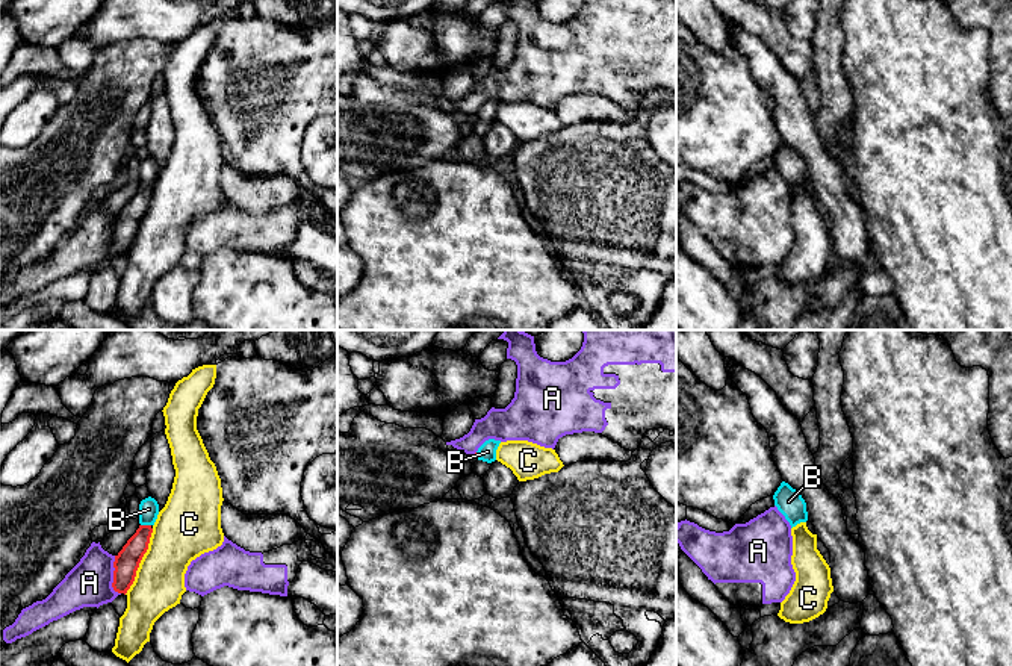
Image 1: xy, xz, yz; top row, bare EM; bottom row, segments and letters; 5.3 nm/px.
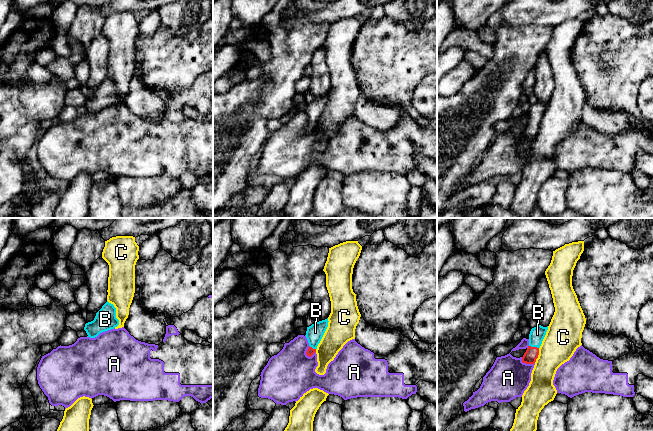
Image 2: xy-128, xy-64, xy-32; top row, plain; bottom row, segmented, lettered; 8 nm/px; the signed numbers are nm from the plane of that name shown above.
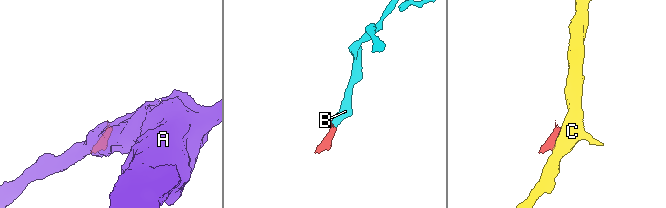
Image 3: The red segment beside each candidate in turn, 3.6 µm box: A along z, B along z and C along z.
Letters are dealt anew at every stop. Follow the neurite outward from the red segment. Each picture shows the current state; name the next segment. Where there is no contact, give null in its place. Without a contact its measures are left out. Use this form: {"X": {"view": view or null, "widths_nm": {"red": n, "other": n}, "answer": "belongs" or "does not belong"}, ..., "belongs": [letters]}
{"A": {"view": "xy", "widths_nm": {"red": 130, "other": 240}, "answer": "does not belong"}, "B": {"view": "xy", "widths_nm": {"red": 130, "other": 110}, "answer": "belongs"}, "C": {"view": "xy", "widths_nm": {"red": 130, "other": 300}, "answer": "does not belong"}, "belongs": ["B"]}

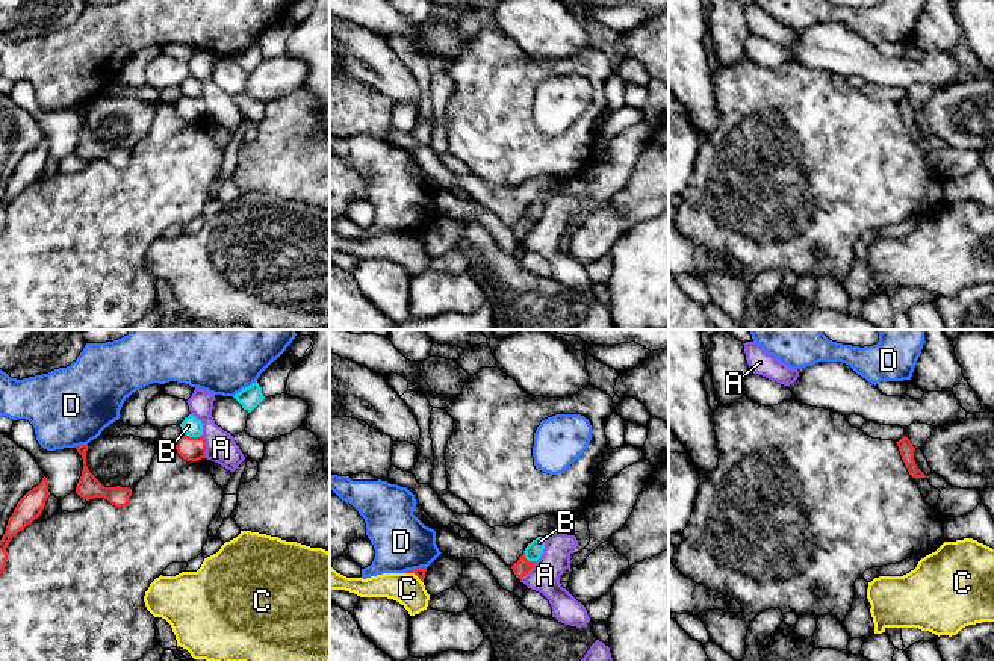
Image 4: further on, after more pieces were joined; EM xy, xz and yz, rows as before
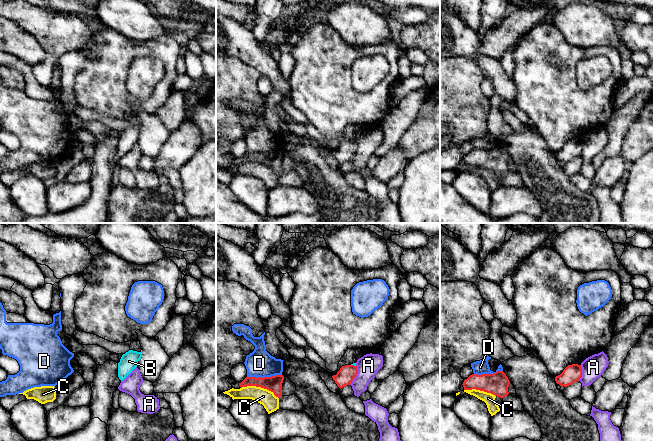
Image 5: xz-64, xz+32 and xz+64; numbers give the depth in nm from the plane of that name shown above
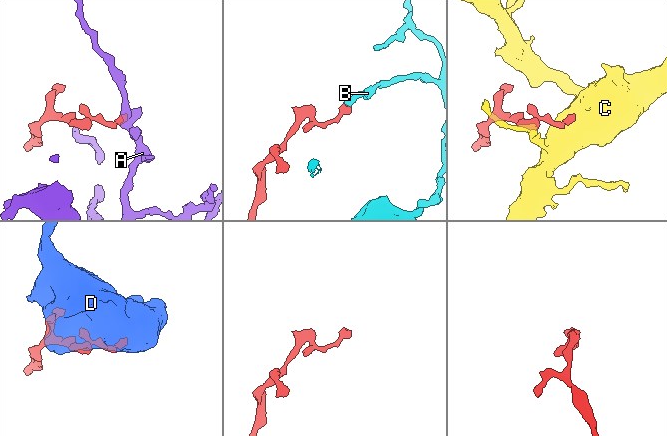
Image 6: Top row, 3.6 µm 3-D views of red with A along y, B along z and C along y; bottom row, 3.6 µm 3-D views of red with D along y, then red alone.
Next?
{"A": {"view": "xy", "widths_nm": {"red": 130, "other": 160}, "answer": "does not belong"}, "B": {"view": "xy", "widths_nm": {"red": 130, "other": 100}, "answer": "does not belong"}, "C": {"view": "xz", "widths_nm": {"red": 50, "other": 170}, "answer": "does not belong"}, "D": {"view": "xz", "widths_nm": {"red": 50, "other": 300}, "answer": "does not belong"}, "belongs": []}

